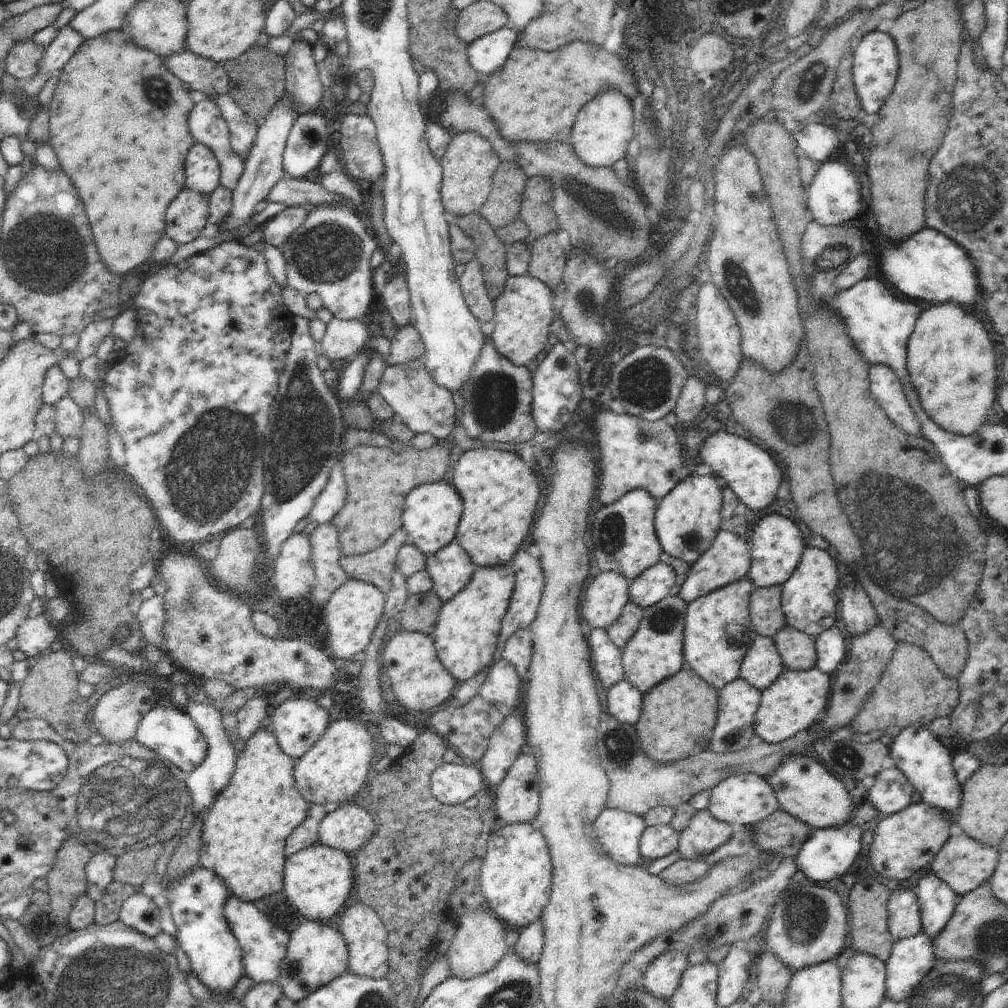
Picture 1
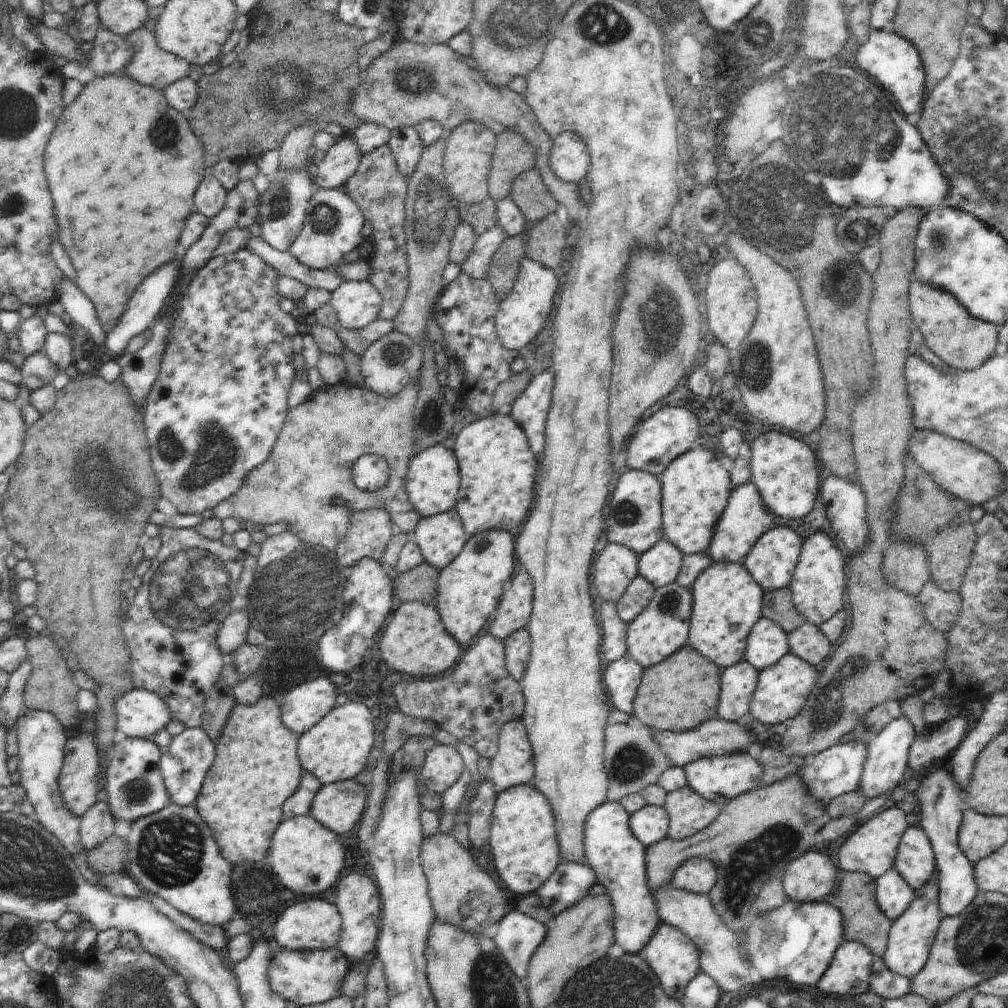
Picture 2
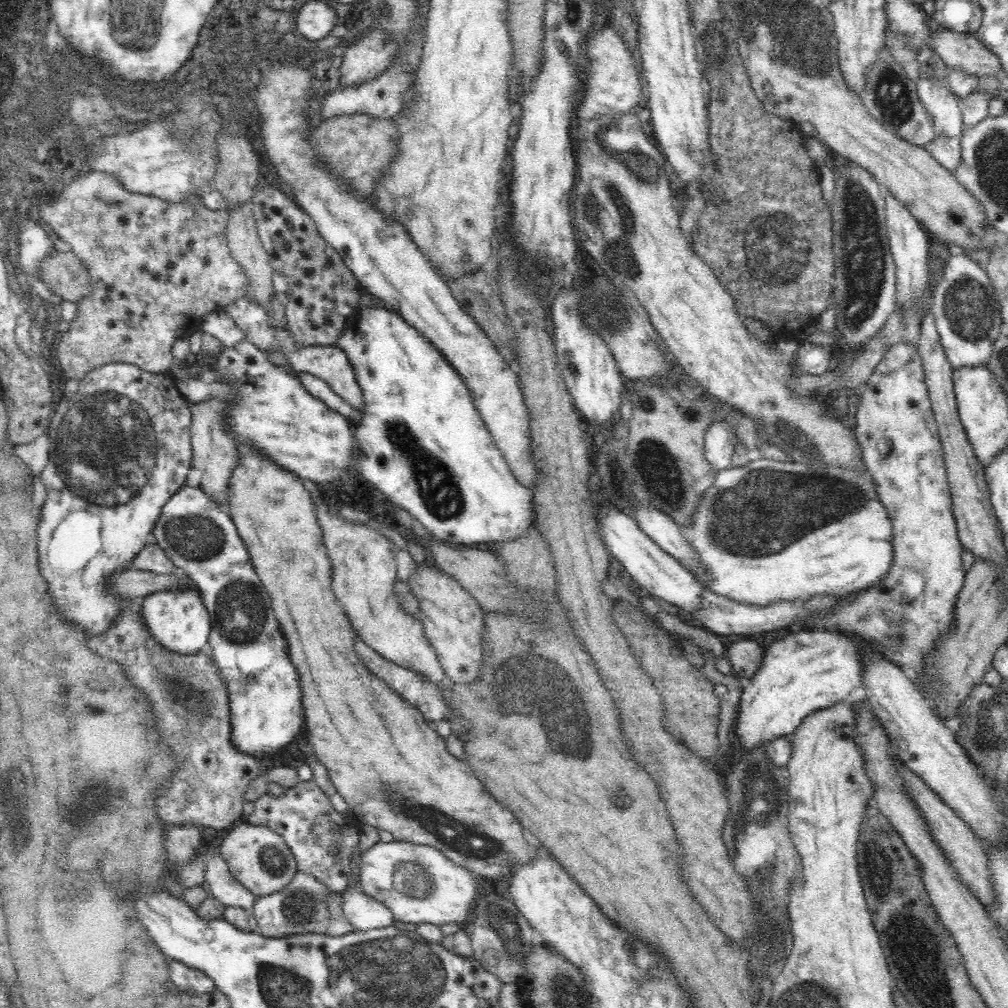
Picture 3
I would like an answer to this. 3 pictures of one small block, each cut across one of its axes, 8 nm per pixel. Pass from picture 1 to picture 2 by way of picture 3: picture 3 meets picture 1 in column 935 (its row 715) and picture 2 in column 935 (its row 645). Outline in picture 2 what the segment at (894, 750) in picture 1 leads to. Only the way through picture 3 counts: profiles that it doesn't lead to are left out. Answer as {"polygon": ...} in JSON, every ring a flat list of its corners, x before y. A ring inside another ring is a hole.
{"polygon":[[938,768,922,778,915,794,920,804,920,828,924,830,933,848,939,882,940,910,944,916,958,916,980,891,976,884,973,864,958,846,959,826,964,811,961,806,967,796,967,790,958,786,950,770]]}

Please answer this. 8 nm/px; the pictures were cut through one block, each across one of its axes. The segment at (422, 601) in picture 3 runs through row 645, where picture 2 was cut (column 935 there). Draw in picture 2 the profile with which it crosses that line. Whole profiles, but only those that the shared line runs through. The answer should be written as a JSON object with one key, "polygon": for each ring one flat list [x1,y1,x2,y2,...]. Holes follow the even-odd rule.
{"polygon":[[917,430,909,438,909,450,918,466,921,466,944,490,973,506,980,506,1004,492,1007,473,988,452,978,450,968,442,962,442,931,430]]}

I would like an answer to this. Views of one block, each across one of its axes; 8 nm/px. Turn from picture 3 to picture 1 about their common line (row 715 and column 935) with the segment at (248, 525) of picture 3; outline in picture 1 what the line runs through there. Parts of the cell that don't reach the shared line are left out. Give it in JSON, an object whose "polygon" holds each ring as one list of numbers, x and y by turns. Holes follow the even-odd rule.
{"polygon":[[948,302,931,304,930,308,926,308,926,310,922,311,907,342,907,367,910,380,912,380,912,386,914,386,914,390,916,390,916,394,918,395,920,406,922,406,922,410,930,416,930,420,932,420,934,424,938,424,940,428,944,428,946,432,961,434,962,436,972,436,972,434,976,434,976,432,980,430,980,426,984,426,984,424,988,422,987,412,992,409,994,401,997,398,996,382,998,374,996,373,996,350,990,340,990,336,988,336,986,328,979,319,976,319,972,314,967,314,967,311,964,309,964,307,956,303]]}

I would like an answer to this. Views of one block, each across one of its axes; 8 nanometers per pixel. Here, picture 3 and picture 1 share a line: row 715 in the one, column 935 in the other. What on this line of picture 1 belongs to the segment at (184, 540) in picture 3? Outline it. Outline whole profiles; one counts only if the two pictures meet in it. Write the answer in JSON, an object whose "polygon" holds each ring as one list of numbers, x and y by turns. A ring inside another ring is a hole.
{"polygon":[[925,227,902,244,889,243,888,246,880,246,877,250,883,275,910,298,926,300,931,304,952,300,958,305,962,304,962,307,979,307,977,303,982,298,982,288,976,268,972,264,973,260,962,246,958,246,945,234]]}

